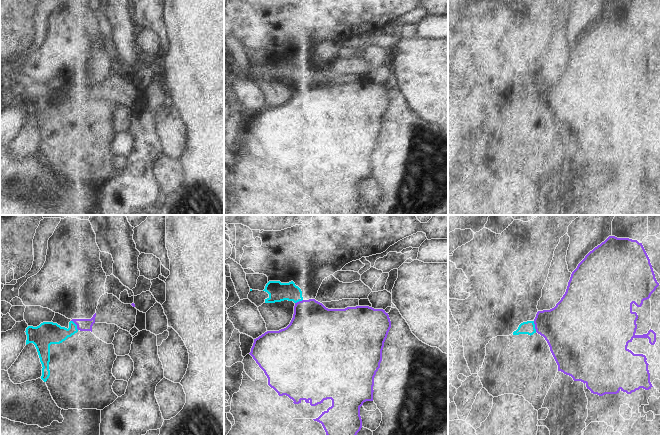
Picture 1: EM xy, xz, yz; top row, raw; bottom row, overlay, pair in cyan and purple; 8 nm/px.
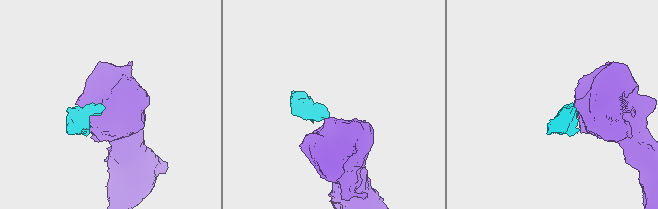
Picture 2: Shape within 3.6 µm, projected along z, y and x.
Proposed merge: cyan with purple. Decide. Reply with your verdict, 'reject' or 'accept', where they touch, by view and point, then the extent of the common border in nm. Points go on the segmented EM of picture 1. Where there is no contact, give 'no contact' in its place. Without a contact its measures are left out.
reject | yz (534, 326) | 90 nm

